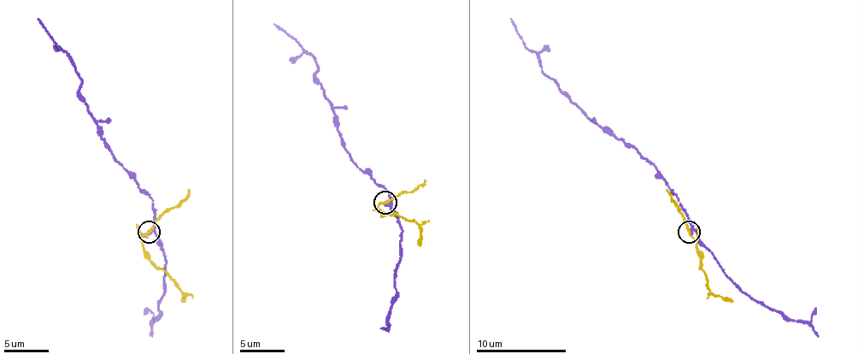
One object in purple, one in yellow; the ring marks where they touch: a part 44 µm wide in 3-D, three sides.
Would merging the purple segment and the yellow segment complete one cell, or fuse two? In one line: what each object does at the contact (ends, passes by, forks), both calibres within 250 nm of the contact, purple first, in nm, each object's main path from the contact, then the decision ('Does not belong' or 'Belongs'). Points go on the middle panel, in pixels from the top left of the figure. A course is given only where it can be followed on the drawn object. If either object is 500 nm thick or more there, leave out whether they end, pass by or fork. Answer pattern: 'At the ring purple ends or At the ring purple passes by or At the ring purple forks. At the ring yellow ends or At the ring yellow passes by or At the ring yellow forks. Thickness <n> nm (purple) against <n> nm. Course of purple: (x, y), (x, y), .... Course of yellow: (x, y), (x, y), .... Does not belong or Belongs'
At the ring purple passes by. At the ring yellow passes by. Thickness 240 nm (purple) against 180 nm. Course of purple: (384, 203), (391, 202), (389, 192), (364, 173), (346, 150), (335, 112), (314, 76), (317, 62), (274, 24). Course of yellow: (384, 202), (378, 206), (380, 210), (414, 220), (420, 228), (420, 246). Does not belong

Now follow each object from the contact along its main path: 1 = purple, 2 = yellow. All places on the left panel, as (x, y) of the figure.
1: (148, 233), (155, 215), (153, 201), (110, 151), (79, 91), (80, 78), (74, 71), (72, 59), (38, 19)
2: (148, 233), (141, 239), (143, 253), (177, 286), (184, 296), (184, 302)

